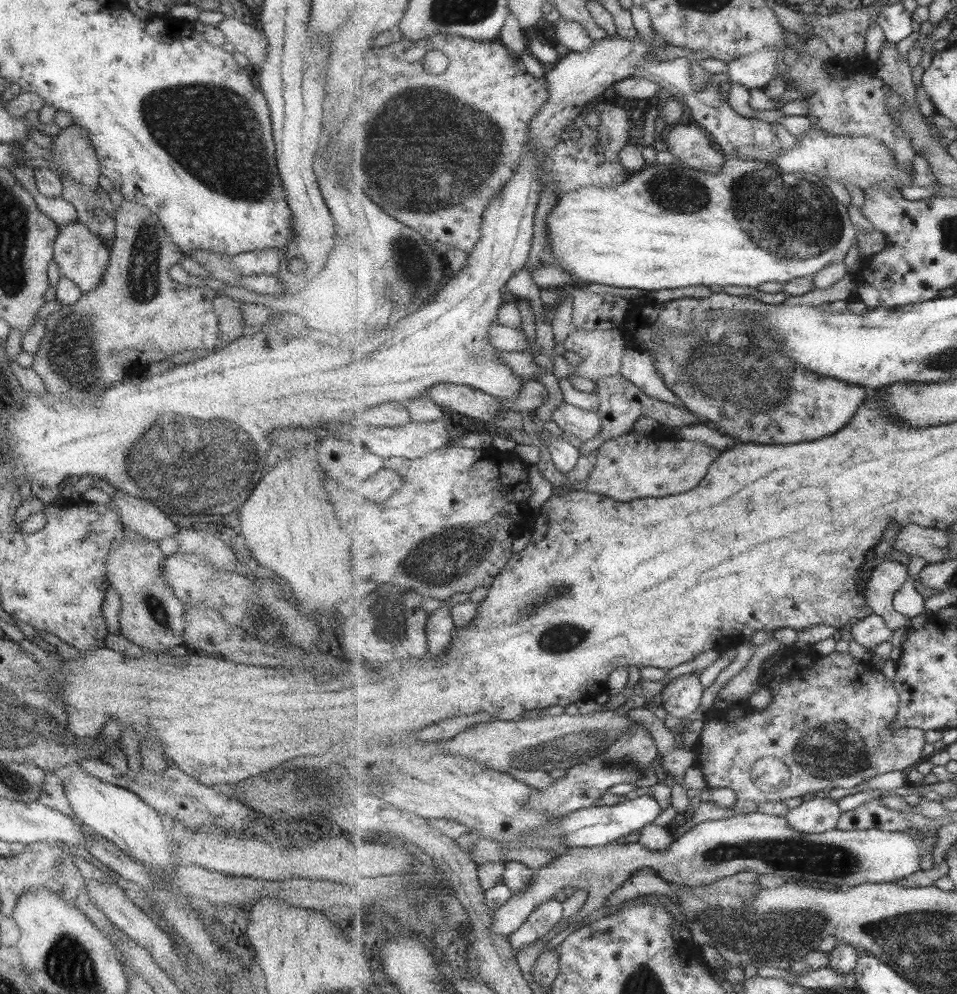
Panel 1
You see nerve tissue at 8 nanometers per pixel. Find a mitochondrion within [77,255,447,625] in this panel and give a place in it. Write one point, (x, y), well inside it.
(156, 460)

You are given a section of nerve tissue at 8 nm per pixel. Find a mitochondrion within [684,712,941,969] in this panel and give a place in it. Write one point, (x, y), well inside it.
(787, 932)

